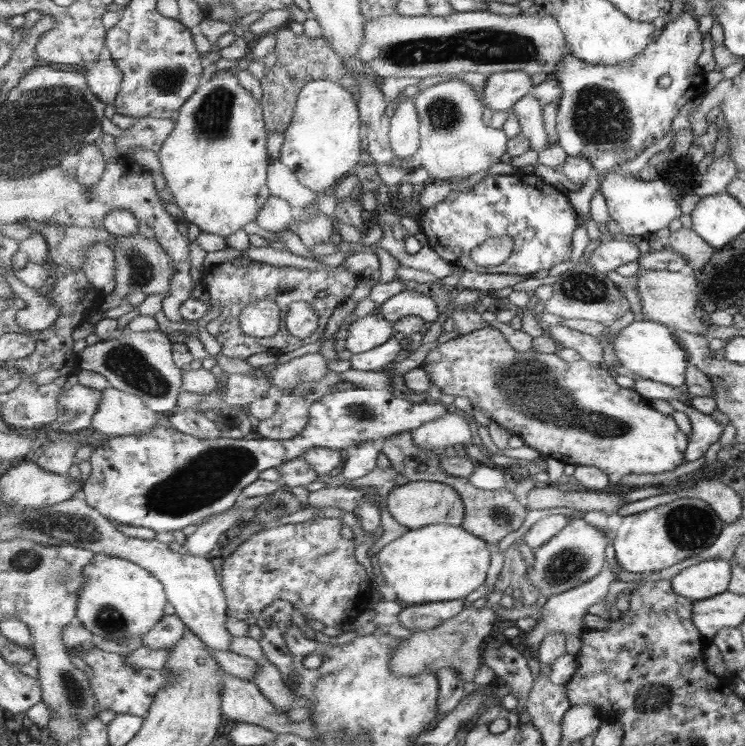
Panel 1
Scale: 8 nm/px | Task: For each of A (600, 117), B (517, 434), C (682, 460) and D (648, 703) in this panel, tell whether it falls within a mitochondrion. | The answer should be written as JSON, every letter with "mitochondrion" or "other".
{"A":"mitochondrion","B":"other","C":"other","D":"mitochondrion"}

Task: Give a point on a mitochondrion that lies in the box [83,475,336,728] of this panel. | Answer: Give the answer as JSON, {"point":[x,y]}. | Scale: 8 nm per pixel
{"point":[110,620]}

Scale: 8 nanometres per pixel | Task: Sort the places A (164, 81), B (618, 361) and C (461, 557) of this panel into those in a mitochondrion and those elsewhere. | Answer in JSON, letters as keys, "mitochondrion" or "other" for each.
{"A":"mitochondrion","B":"other","C":"other"}

